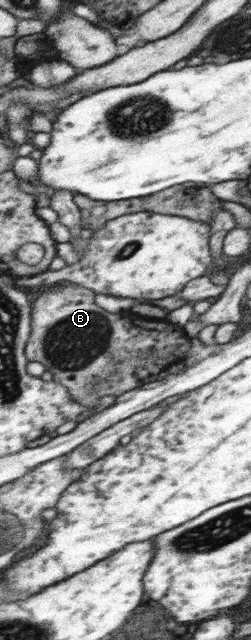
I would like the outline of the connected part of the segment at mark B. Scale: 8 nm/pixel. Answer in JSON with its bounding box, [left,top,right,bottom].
[26,283,189,407]

